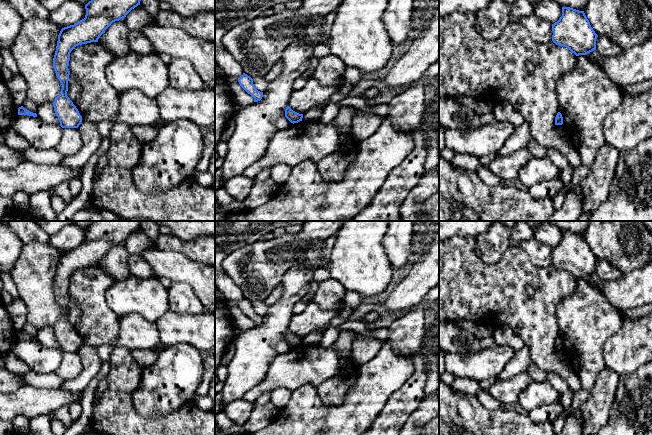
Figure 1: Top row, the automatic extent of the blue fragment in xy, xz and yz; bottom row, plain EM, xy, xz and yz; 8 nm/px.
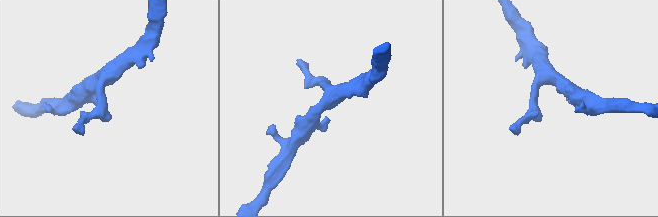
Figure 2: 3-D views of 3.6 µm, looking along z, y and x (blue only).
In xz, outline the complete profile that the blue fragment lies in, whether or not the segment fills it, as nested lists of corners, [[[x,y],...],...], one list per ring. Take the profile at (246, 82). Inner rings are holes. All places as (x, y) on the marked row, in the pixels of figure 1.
[[[243,73],[243,75],[238,79],[240,86],[254,98],[254,102],[258,102],[263,97],[263,92],[258,91],[254,84],[253,79],[247,74]]]

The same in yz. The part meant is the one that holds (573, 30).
[[[562,7],[562,16],[552,24],[552,41],[568,48],[576,56],[596,50],[595,33],[584,11]]]

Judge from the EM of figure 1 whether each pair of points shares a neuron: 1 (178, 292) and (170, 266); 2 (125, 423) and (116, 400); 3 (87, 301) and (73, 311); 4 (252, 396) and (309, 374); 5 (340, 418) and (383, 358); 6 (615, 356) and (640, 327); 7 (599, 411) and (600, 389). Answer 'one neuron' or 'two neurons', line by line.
1: two neurons
2: one neuron
3: two neurons
4: one neuron
5: one neuron
6: one neuron
7: one neuron

